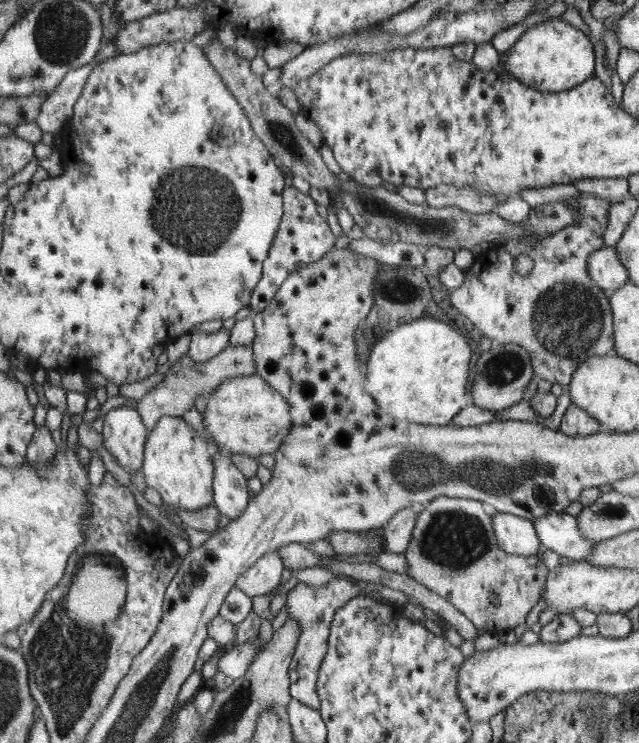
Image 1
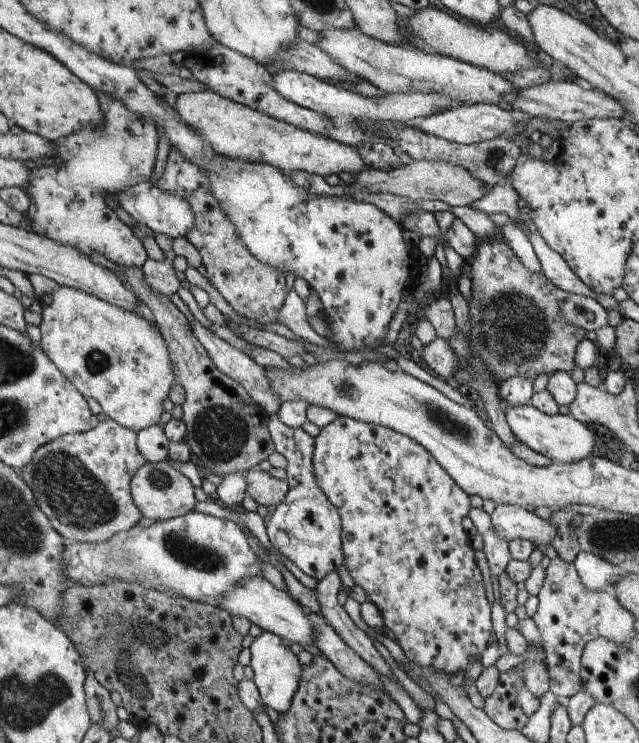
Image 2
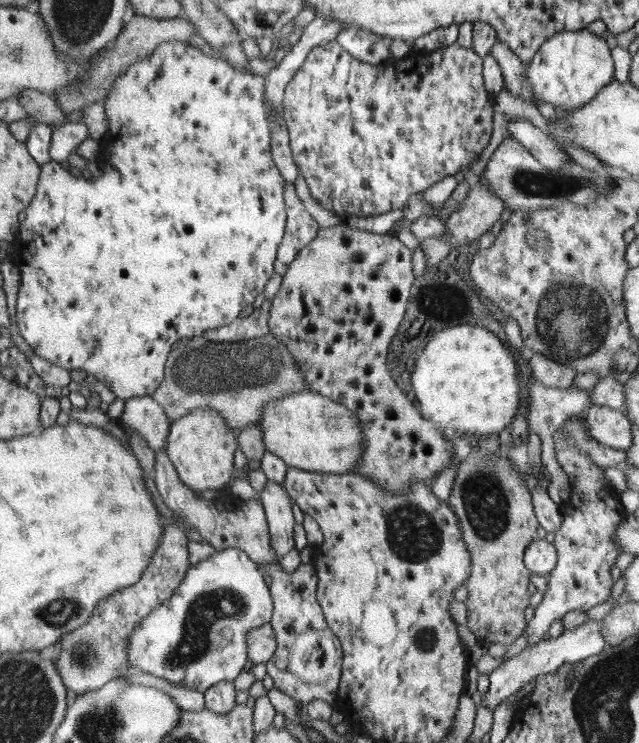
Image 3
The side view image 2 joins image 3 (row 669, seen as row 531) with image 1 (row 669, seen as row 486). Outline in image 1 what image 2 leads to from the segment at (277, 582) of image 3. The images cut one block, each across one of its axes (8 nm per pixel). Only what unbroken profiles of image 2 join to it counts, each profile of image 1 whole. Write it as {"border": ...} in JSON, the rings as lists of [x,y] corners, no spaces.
{"border":[[[334,578],[320,587],[297,583],[287,594],[286,612],[289,613],[289,617],[300,619],[302,626],[290,665],[291,699],[296,699],[302,705],[316,710],[321,707],[320,698],[316,692],[316,681],[318,681],[320,665],[328,651],[330,625],[336,612],[354,600],[356,596],[362,596],[359,595],[357,586],[343,578]]]}

